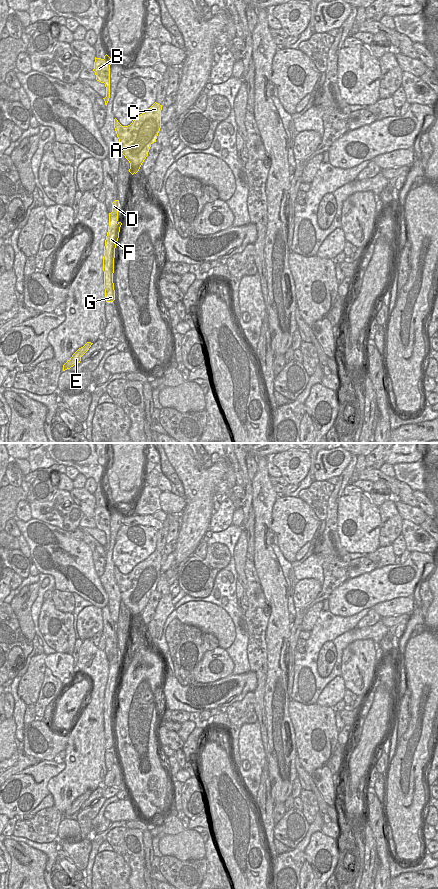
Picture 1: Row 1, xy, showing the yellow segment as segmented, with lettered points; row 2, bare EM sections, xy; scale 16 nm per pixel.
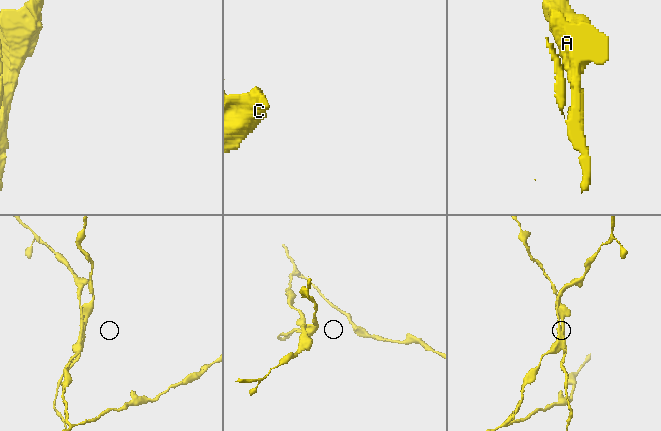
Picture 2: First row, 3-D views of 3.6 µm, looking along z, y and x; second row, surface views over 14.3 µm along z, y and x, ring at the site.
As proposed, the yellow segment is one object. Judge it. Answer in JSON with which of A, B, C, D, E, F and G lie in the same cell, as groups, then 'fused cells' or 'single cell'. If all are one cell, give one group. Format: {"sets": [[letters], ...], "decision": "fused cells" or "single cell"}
{"sets": [["A", "C", "E"], ["B", "D", "F", "G"]], "decision": "fused cells"}

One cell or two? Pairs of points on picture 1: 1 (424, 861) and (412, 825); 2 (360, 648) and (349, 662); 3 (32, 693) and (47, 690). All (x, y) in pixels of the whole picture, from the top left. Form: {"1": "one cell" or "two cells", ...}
{"1": "two cells", "2": "one cell", "3": "two cells"}

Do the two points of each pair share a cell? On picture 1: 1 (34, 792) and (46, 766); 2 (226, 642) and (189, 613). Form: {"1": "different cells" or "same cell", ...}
{"1": "same cell", "2": "same cell"}

